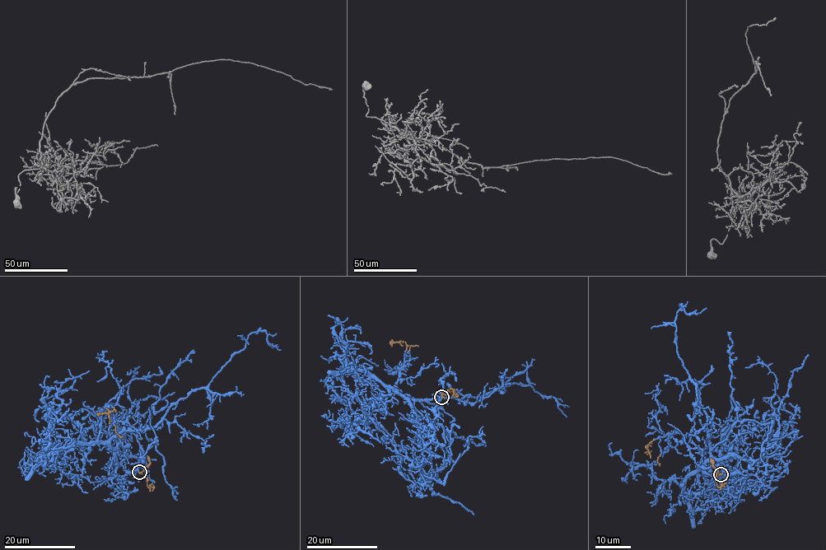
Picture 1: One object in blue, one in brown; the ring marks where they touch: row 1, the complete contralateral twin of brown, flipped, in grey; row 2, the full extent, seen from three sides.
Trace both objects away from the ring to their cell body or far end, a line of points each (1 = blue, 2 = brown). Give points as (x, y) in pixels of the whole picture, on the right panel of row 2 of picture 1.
1: (720, 474), (755, 474), (758, 465), (710, 452), (707, 415), (675, 342), (680, 305), (687, 314), (706, 308)
2: (720, 474), (718, 474), (710, 458), (650, 458), (647, 449), (654, 439)

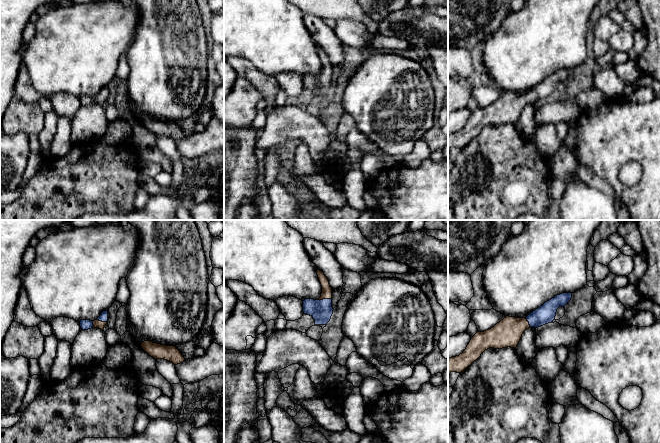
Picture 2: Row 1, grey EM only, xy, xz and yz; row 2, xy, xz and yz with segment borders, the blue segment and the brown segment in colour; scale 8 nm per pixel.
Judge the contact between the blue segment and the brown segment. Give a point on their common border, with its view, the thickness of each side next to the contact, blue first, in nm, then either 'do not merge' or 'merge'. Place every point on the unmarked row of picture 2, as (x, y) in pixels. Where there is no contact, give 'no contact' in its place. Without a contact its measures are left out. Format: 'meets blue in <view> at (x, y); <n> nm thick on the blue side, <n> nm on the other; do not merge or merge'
meets blue in xz at (324, 75); 180 nm thick on the blue side, 80 nm on the other; do not merge

